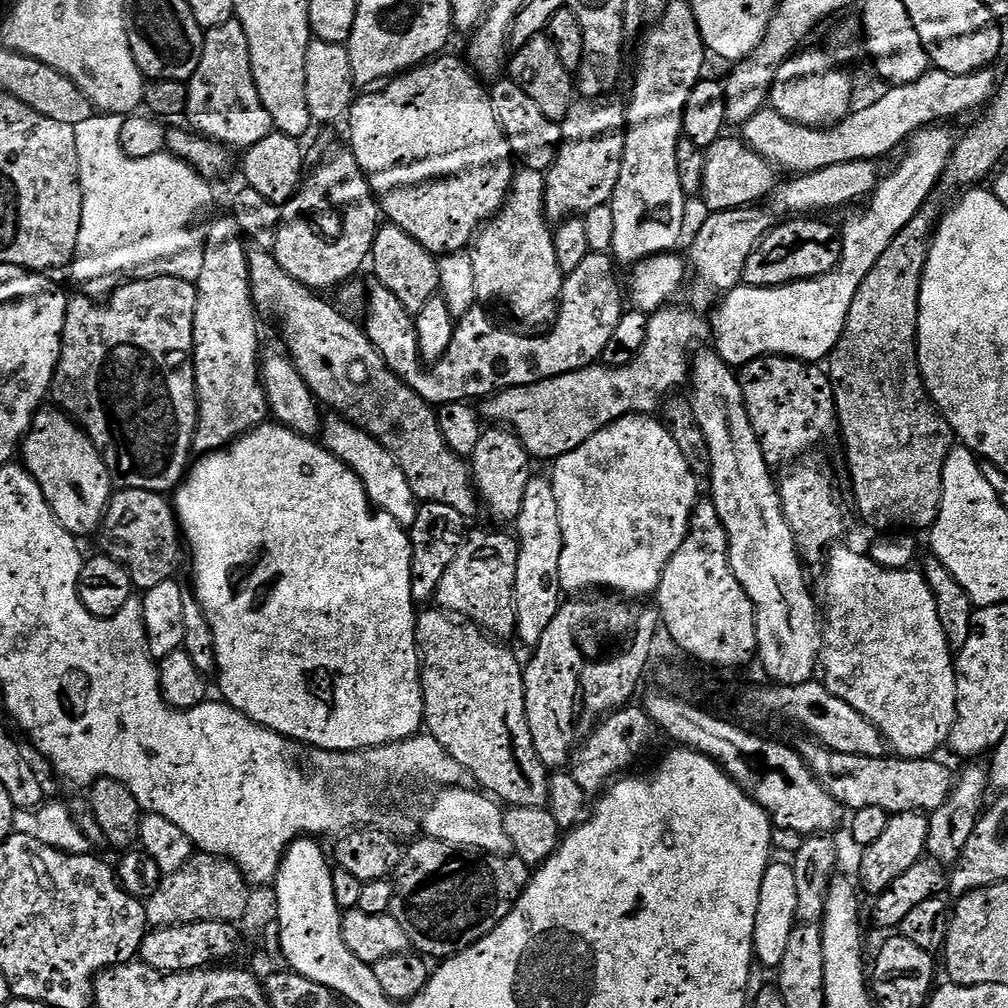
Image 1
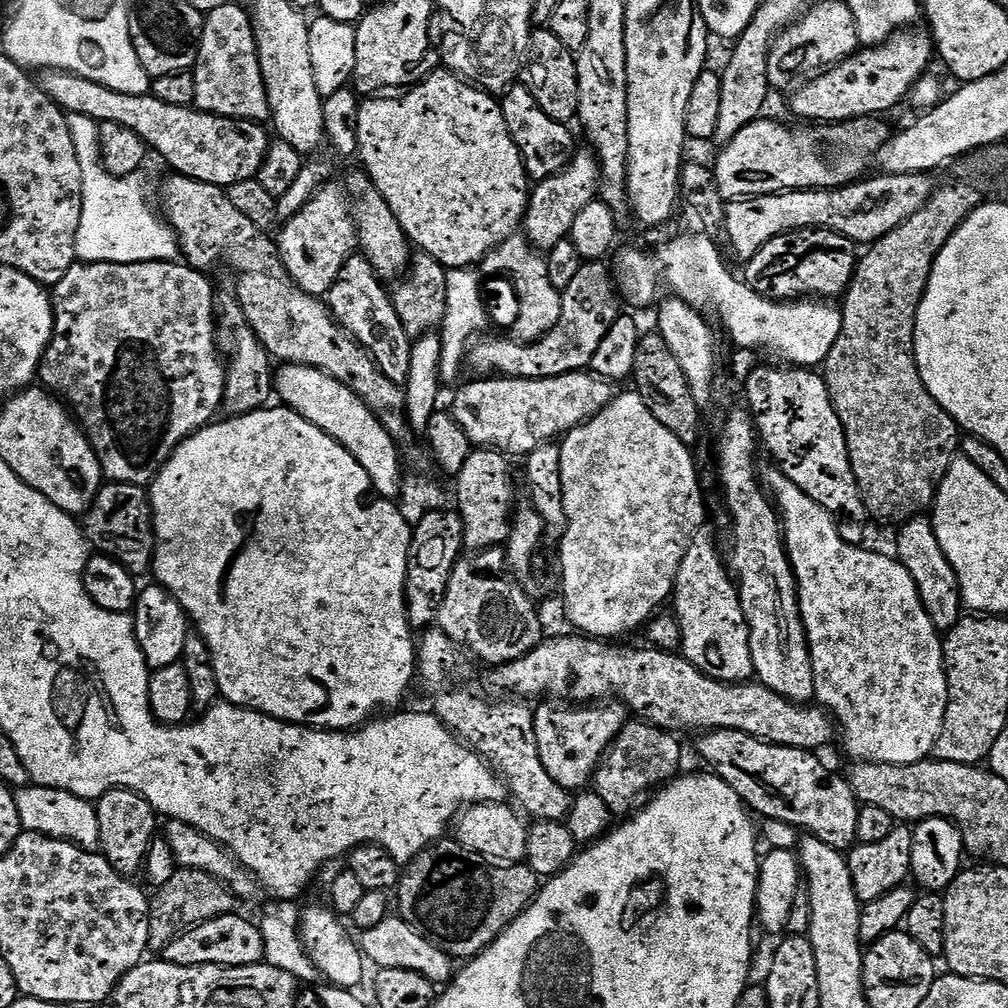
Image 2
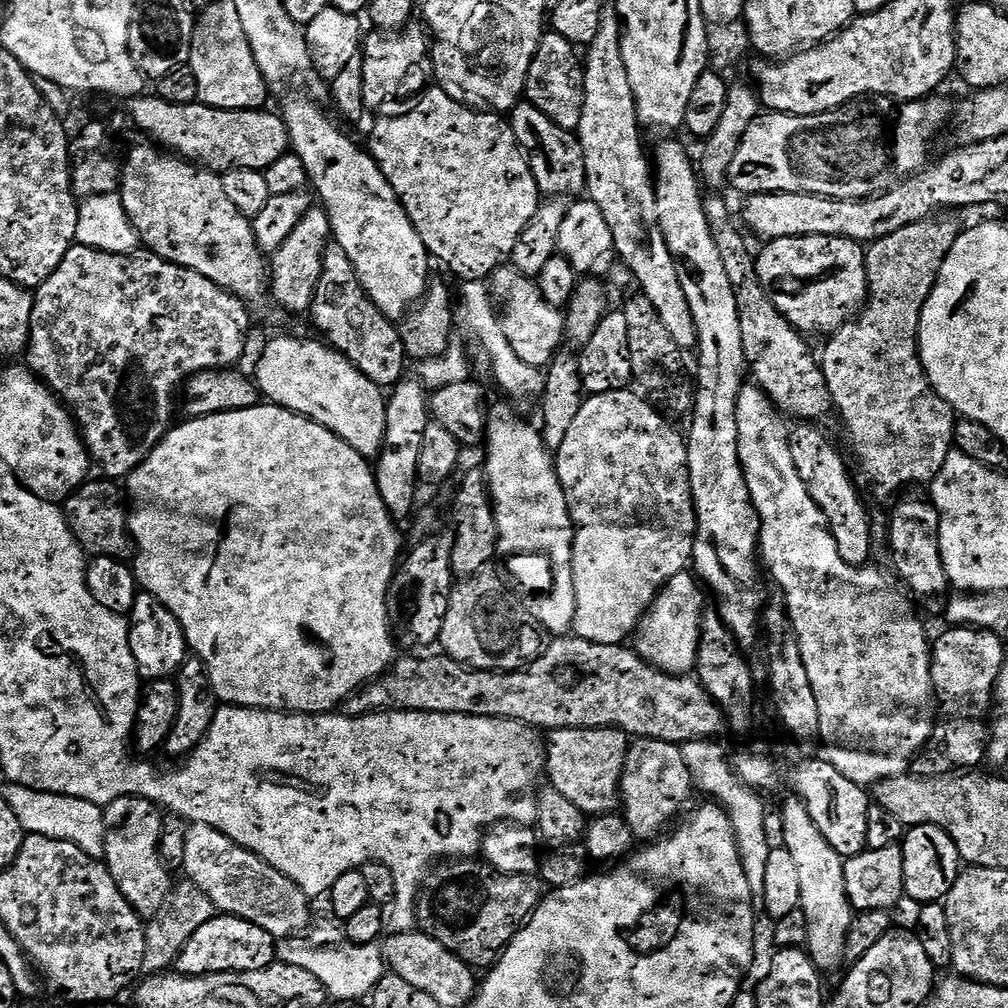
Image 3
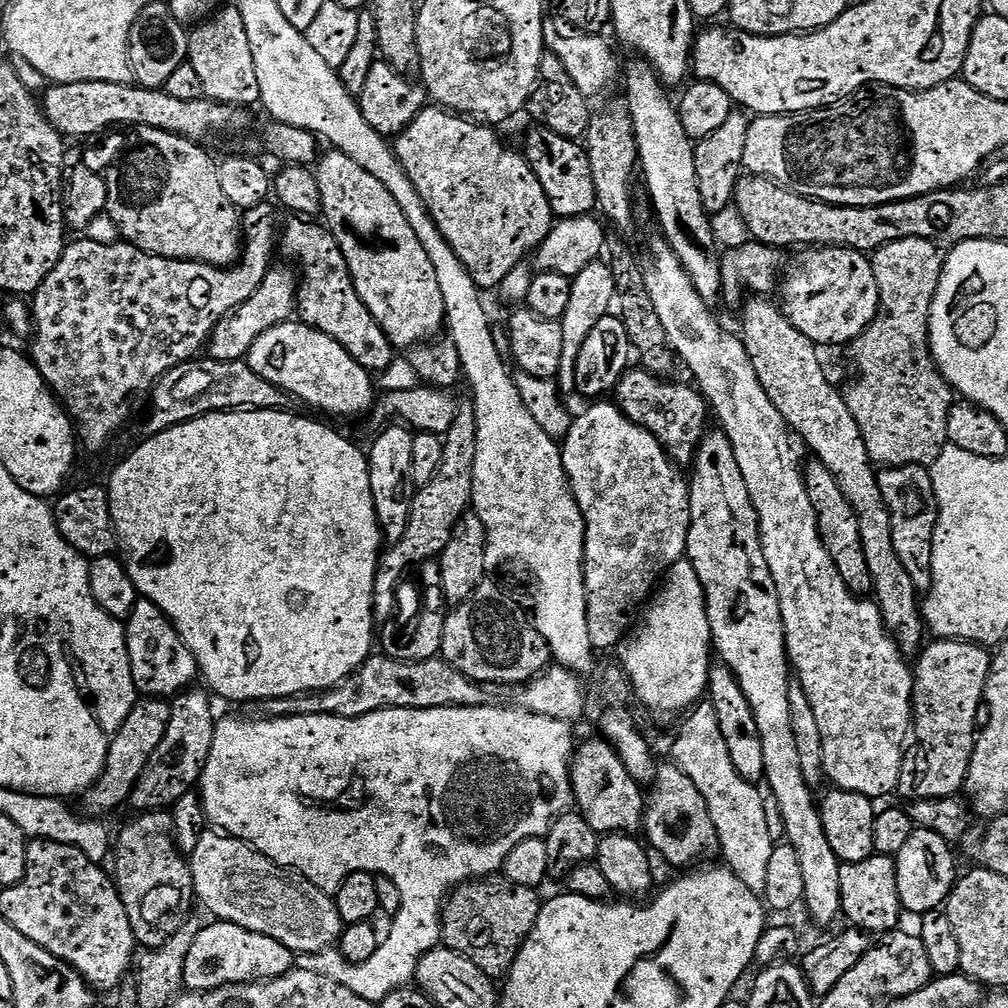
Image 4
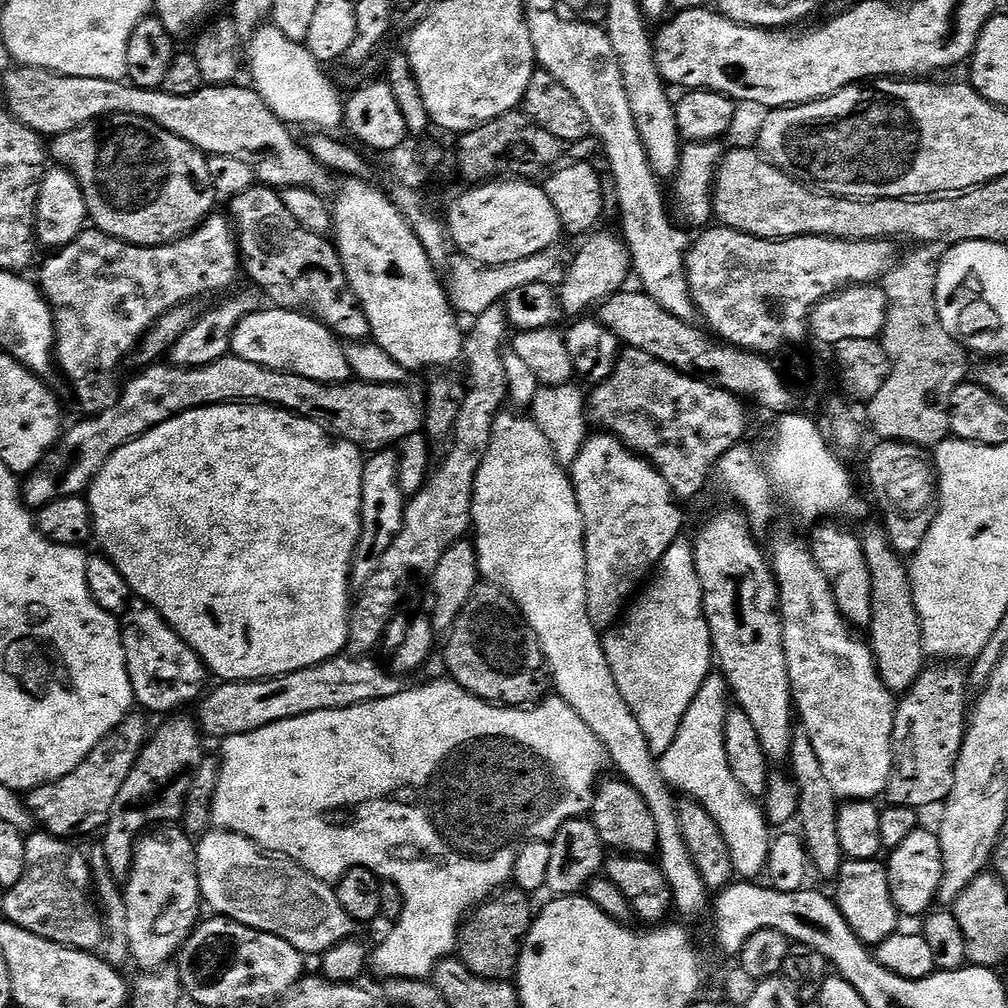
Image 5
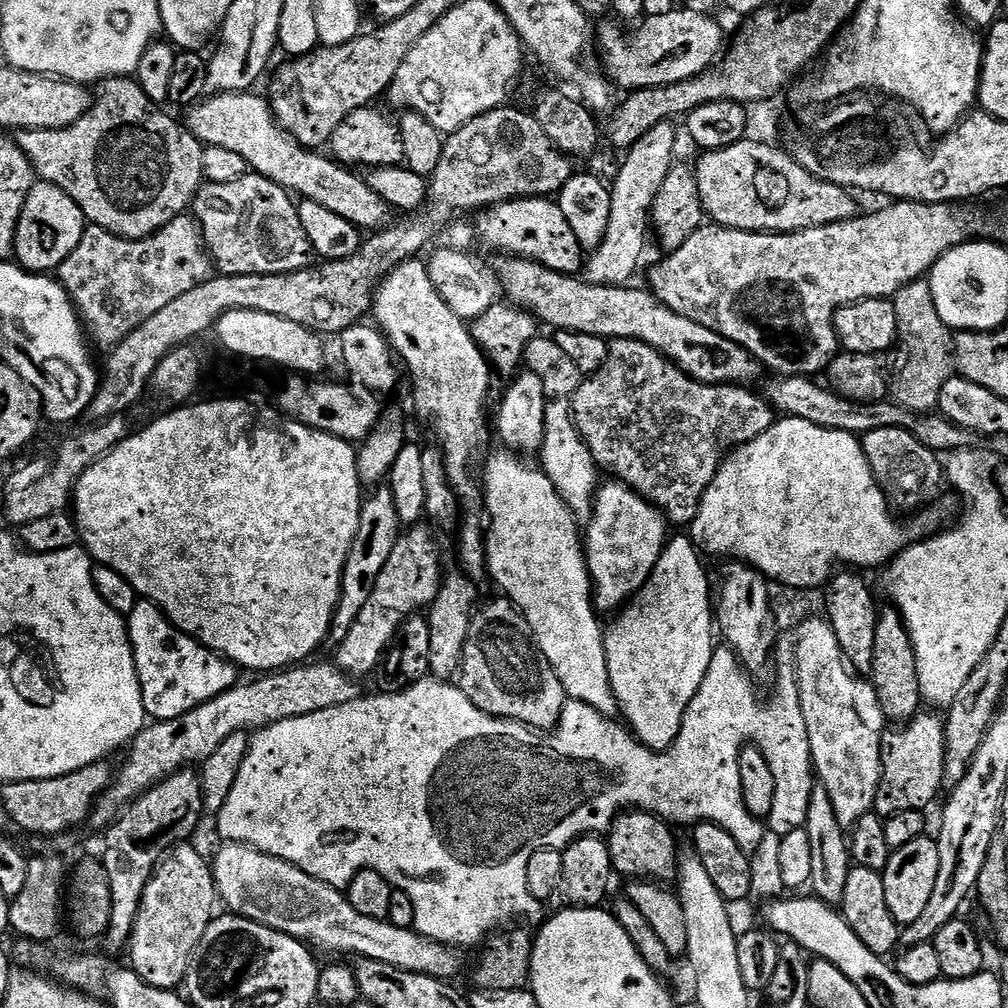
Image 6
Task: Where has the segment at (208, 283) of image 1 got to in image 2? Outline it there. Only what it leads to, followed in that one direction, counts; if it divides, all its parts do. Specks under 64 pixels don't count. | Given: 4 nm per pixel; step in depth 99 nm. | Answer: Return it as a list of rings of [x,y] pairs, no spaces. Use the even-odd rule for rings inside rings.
[[[221,295],[218,300],[218,328],[228,335],[228,352],[226,371],[224,373],[223,411],[230,416],[243,416],[250,412],[260,411],[271,400],[274,394],[274,367],[268,352],[262,346],[254,330],[248,325],[248,319],[235,295]]]

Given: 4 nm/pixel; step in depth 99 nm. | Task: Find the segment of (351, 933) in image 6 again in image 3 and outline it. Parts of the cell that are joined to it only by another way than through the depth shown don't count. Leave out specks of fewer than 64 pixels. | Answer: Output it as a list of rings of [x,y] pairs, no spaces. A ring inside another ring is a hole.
[[[192,824],[188,829],[182,872],[210,898],[210,902],[214,902],[217,913],[254,922],[254,926],[262,926],[271,936],[301,935],[312,920],[310,898],[296,883],[250,850],[239,848],[229,836],[205,824]]]

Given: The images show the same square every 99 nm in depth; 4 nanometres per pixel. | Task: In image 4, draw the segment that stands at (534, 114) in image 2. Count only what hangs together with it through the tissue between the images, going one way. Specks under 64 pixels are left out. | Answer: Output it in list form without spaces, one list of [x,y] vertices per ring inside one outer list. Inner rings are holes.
[[[532,126],[524,136],[522,155],[534,170],[538,182],[542,182],[553,217],[574,219],[597,211],[594,174],[590,174],[590,158],[583,143],[562,138],[543,126]]]

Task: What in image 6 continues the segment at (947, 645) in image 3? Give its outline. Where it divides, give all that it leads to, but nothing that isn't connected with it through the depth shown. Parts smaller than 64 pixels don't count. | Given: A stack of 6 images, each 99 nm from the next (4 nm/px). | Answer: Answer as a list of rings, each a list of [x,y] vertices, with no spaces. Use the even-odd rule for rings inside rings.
[[[917,712],[907,724],[885,731],[880,740],[882,774],[876,795],[876,815],[887,818],[902,814],[902,810],[927,809],[927,804],[939,794],[940,788],[945,787],[944,720],[932,712]]]

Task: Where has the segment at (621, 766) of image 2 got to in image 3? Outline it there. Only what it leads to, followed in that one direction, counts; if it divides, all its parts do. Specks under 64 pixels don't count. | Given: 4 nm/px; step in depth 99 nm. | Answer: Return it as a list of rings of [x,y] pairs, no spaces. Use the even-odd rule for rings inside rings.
[[[639,738],[629,743],[624,773],[620,776],[620,802],[624,820],[637,841],[655,841],[665,831],[664,824],[670,823],[687,806],[692,792],[692,775],[686,770],[681,745]]]

